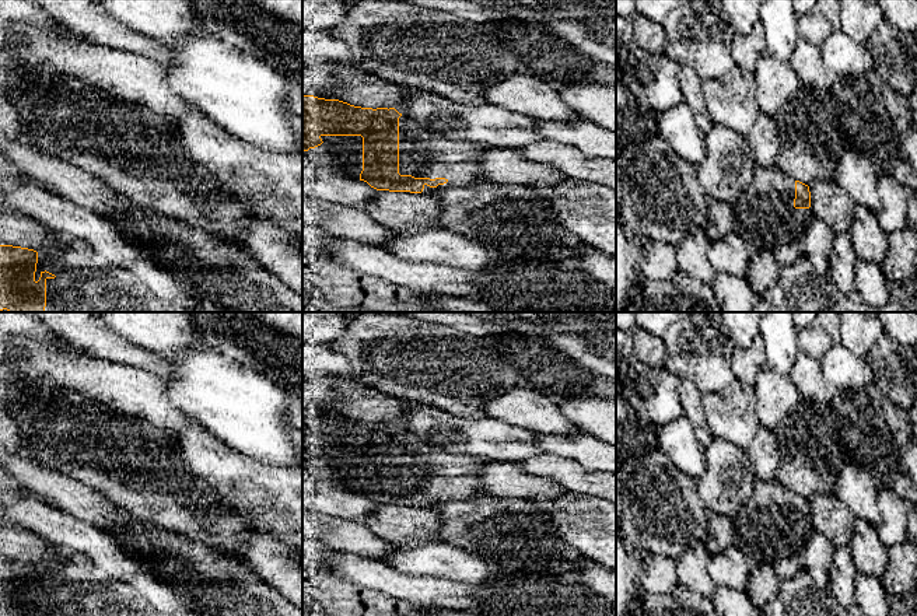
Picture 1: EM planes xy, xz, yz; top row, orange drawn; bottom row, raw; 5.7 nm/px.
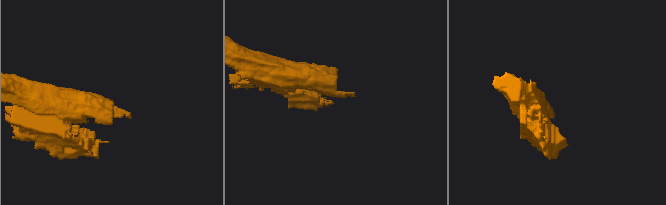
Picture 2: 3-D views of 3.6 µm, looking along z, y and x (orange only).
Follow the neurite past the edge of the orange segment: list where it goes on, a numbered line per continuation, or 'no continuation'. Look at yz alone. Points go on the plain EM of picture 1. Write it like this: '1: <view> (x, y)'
1: yz (765, 529)

